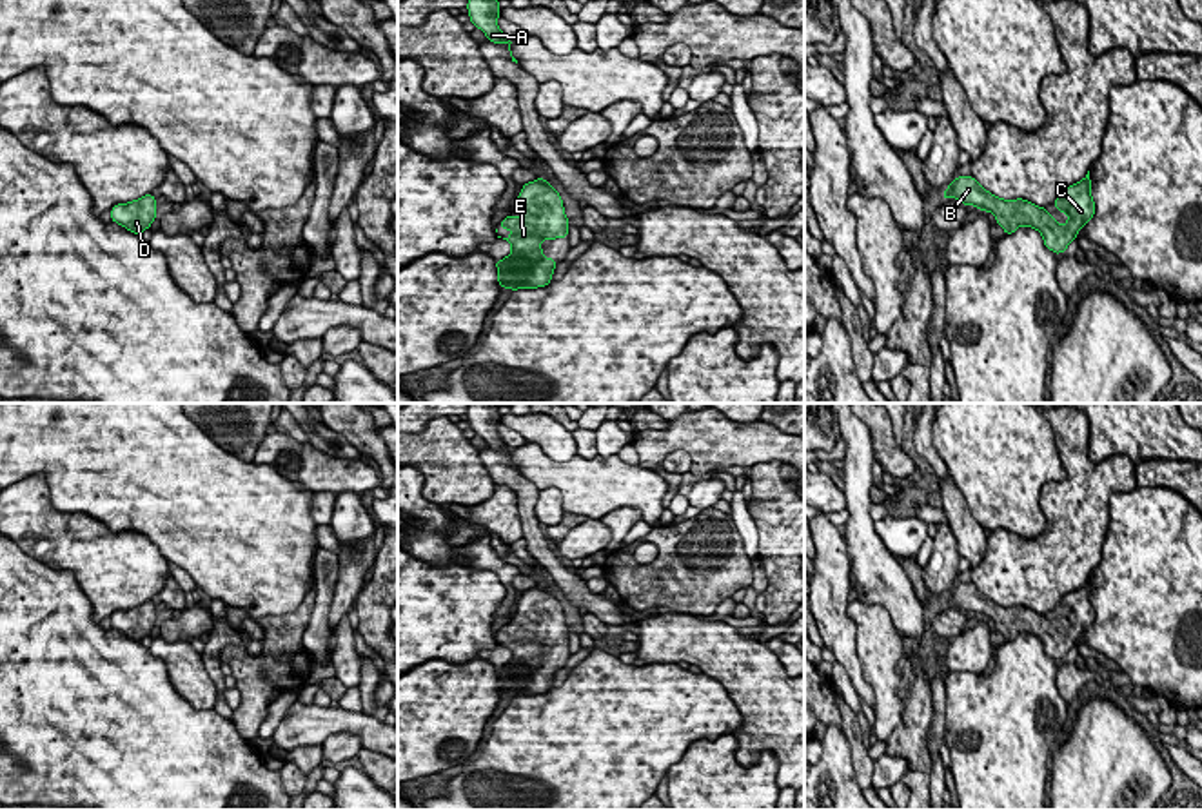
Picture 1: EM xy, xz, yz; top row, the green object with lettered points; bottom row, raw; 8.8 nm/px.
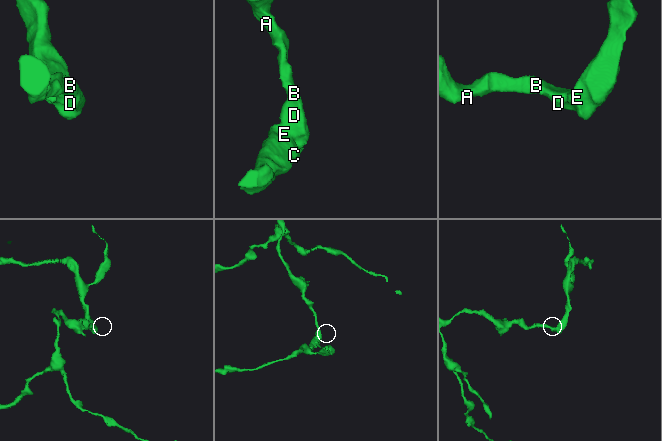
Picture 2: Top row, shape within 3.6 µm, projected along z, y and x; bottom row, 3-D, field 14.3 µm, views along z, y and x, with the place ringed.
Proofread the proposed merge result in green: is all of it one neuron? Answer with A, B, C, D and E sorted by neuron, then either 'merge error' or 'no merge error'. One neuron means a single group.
A B C D E; no merge error

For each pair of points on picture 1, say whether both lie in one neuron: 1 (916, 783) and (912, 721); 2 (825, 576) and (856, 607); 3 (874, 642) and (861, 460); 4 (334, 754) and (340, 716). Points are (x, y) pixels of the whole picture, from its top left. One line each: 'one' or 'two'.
1: one
2: two
3: two
4: two

